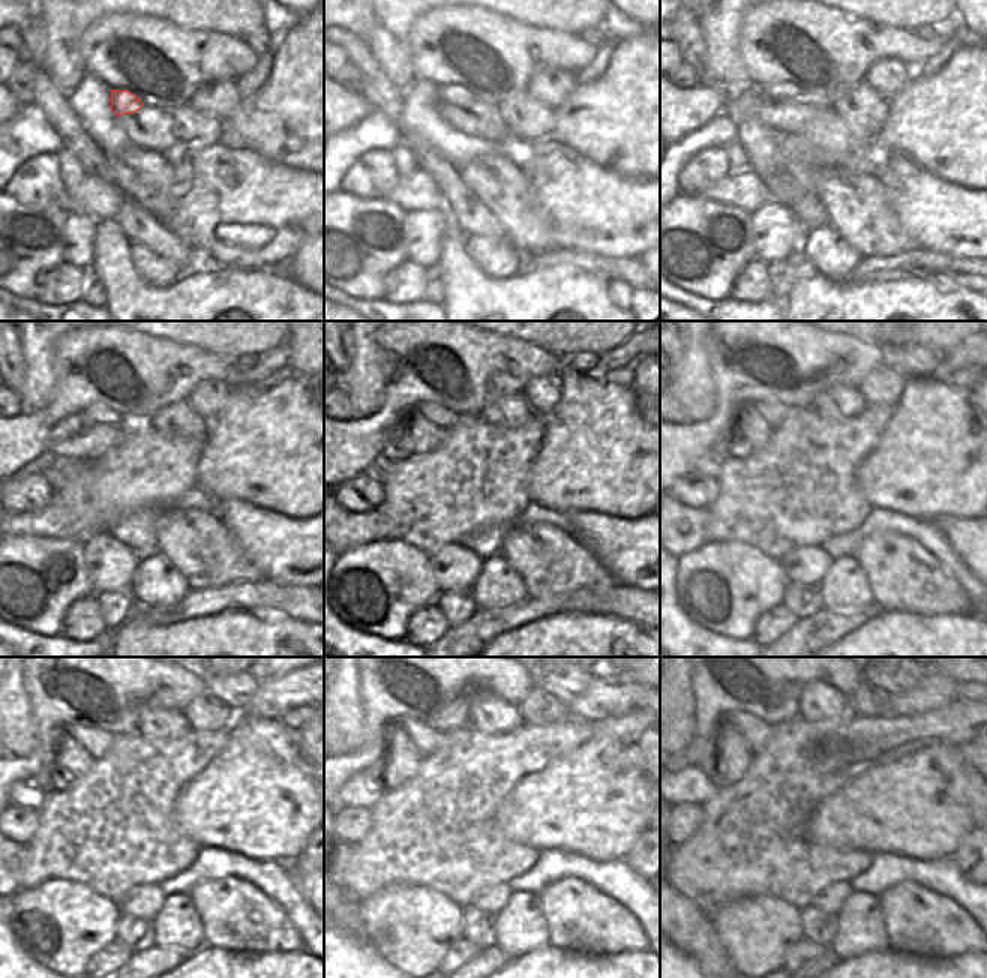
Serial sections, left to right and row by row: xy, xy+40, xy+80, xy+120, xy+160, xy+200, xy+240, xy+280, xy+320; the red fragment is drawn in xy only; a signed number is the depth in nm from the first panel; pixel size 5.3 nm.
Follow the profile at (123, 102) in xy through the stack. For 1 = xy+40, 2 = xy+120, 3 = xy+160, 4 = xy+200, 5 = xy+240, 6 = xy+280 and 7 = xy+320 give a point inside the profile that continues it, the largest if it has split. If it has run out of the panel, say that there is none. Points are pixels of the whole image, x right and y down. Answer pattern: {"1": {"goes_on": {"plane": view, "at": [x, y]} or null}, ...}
{"1": {"goes_on": {"plane": "xy+40", "at": [455, 95]}}, "2": {"goes_on": {"plane": "xy+120", "at": [98, 413]}}, "3": {"goes_on": {"plane": "xy+160", "at": [435, 413]}}, "4": {"goes_on": {"plane": "xy+200", "at": [773, 413]}}, "5": {"goes_on": {"plane": "xy+240", "at": [96, 743]}}, "6": {"goes_on": {"plane": "xy+280", "at": [426, 740]}}, "7": {"goes_on": {"plane": "xy+320", "at": [756, 732]}}}

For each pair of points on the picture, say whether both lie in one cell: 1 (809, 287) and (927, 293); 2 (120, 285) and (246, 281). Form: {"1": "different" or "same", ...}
{"1": "same", "2": "same"}

